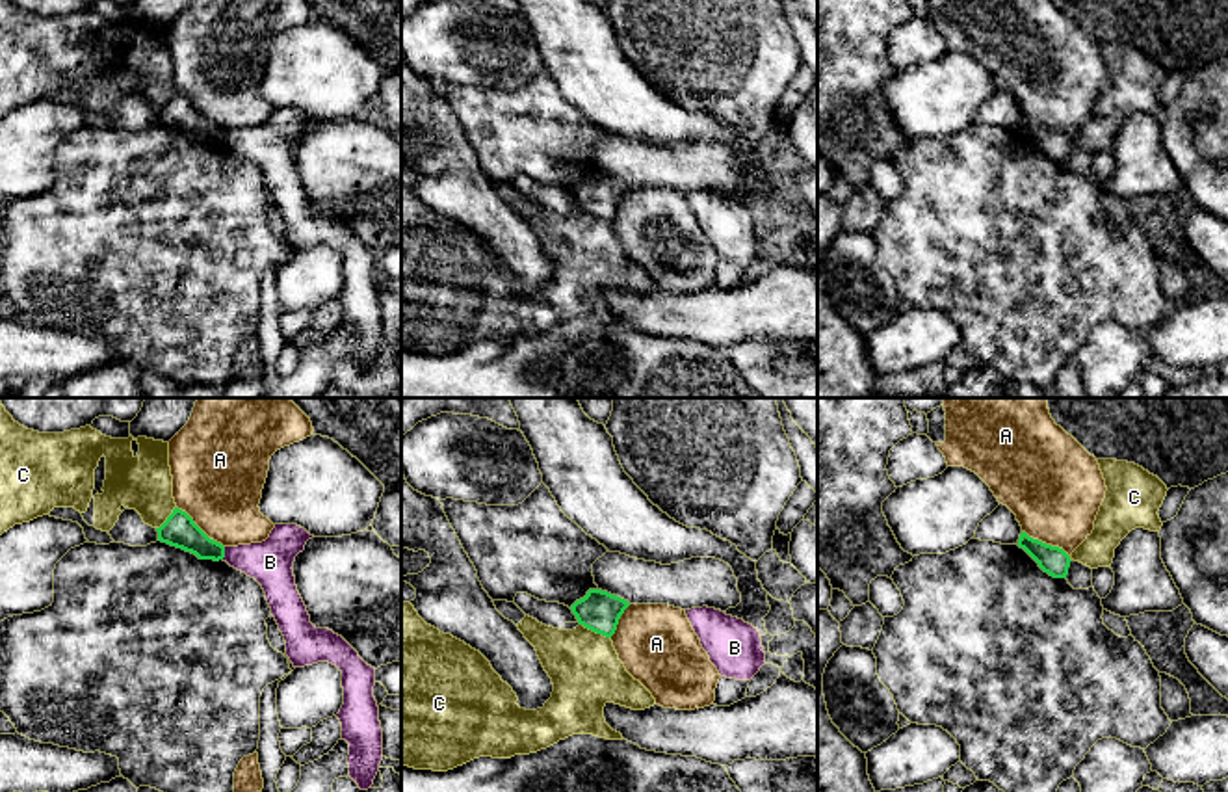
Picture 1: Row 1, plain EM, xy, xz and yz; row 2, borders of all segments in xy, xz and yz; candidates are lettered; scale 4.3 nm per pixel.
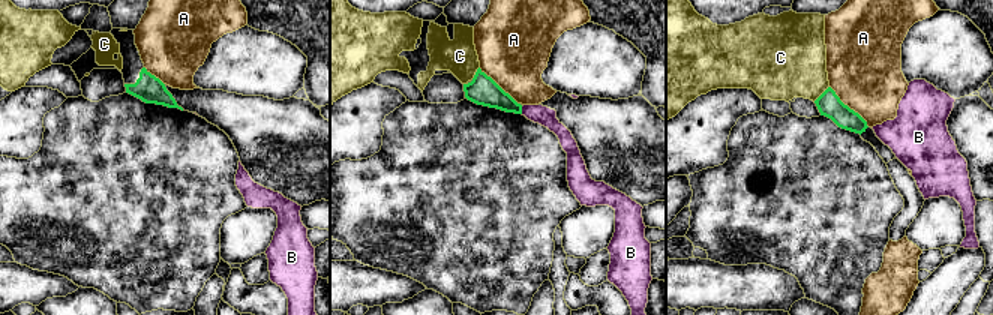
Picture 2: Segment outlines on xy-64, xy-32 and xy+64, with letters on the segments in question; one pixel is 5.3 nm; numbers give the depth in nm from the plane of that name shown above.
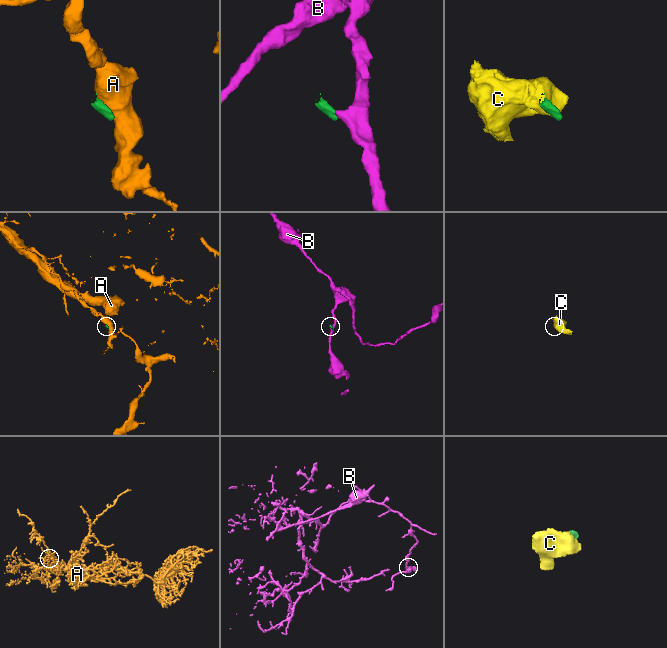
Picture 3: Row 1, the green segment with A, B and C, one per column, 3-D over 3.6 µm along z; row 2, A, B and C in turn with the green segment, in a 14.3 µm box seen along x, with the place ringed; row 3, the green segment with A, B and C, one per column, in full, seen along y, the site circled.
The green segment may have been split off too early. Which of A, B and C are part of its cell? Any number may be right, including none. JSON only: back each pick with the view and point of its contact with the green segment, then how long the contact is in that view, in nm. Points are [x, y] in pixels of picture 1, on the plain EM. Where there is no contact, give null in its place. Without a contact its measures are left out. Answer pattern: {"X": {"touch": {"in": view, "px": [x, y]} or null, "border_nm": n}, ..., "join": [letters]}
{"join": []}

